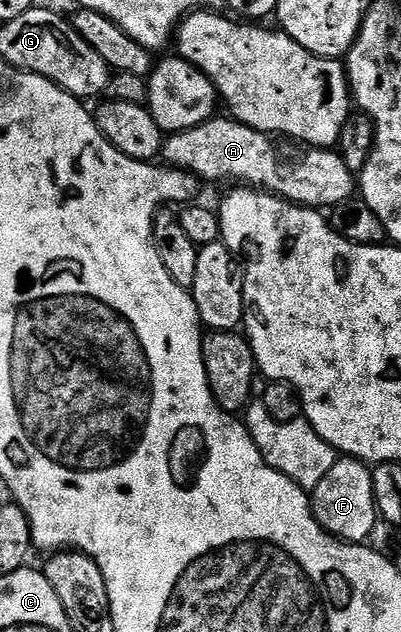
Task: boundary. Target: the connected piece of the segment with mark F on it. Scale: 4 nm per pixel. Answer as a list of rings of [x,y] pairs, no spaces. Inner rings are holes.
[[[348,456],[338,457],[337,462],[319,480],[319,484],[311,492],[313,514],[317,522],[328,534],[343,542],[365,544],[370,541],[373,529],[379,523],[377,505],[373,495],[373,470],[366,463],[358,462]]]

